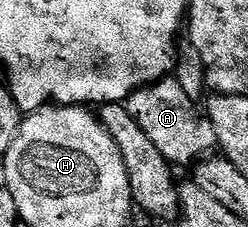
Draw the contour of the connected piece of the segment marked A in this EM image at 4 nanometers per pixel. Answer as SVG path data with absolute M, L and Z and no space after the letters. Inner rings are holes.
M165 78L157 84L145 84L137 92L129 94L126 103L130 110L130 118L134 118L138 126L142 126L150 142L154 142L158 150L162 150L169 164L192 166L217 151L214 126L201 113L200 116L196 113L197 101L192 100L190 94L186 94L186 90L182 90L175 78Z

